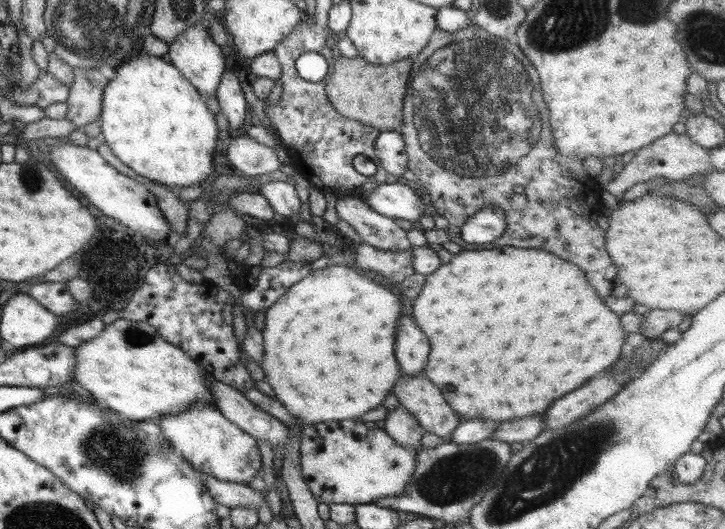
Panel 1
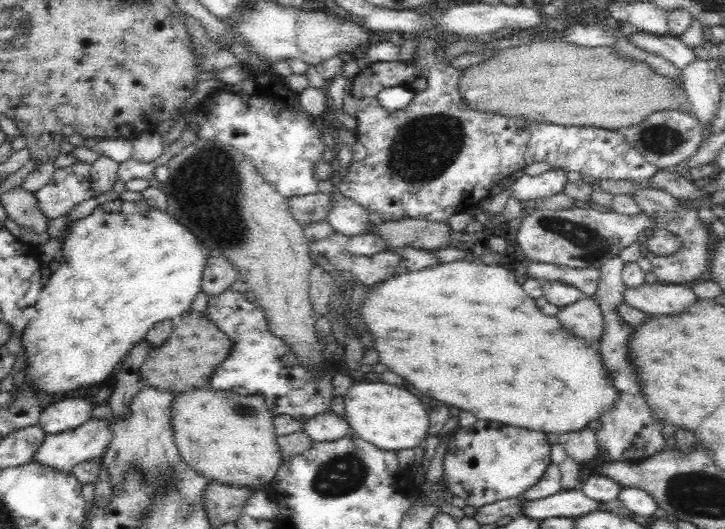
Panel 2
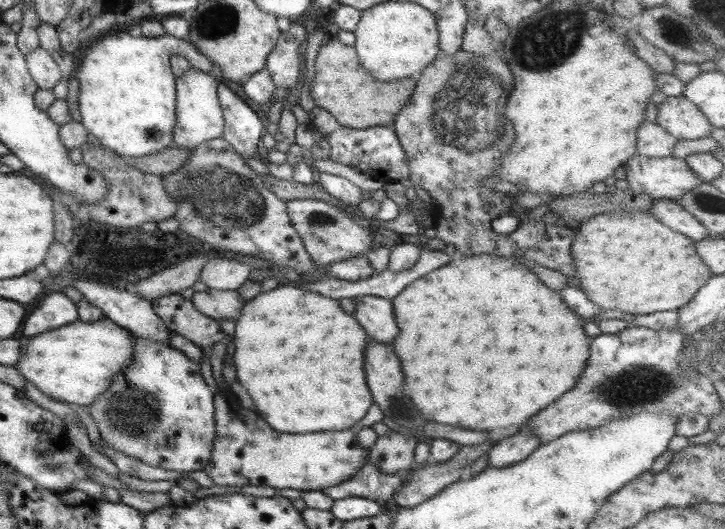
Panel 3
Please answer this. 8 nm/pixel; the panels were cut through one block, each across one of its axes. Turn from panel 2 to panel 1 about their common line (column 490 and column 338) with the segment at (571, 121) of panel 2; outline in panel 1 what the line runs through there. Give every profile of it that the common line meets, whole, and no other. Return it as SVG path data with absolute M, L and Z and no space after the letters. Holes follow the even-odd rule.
M336 54L332 73L324 82L330 105L341 116L376 128L378 131L397 130L402 121L402 100L406 95L412 58L407 57L388 65L372 65L359 56L345 58Z

